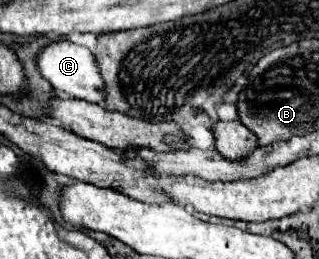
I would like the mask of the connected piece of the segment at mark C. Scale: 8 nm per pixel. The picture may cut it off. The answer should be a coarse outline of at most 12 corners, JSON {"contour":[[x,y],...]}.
{"contour":[[87,47],[39,49],[37,71],[59,93],[99,103],[103,81]]}

